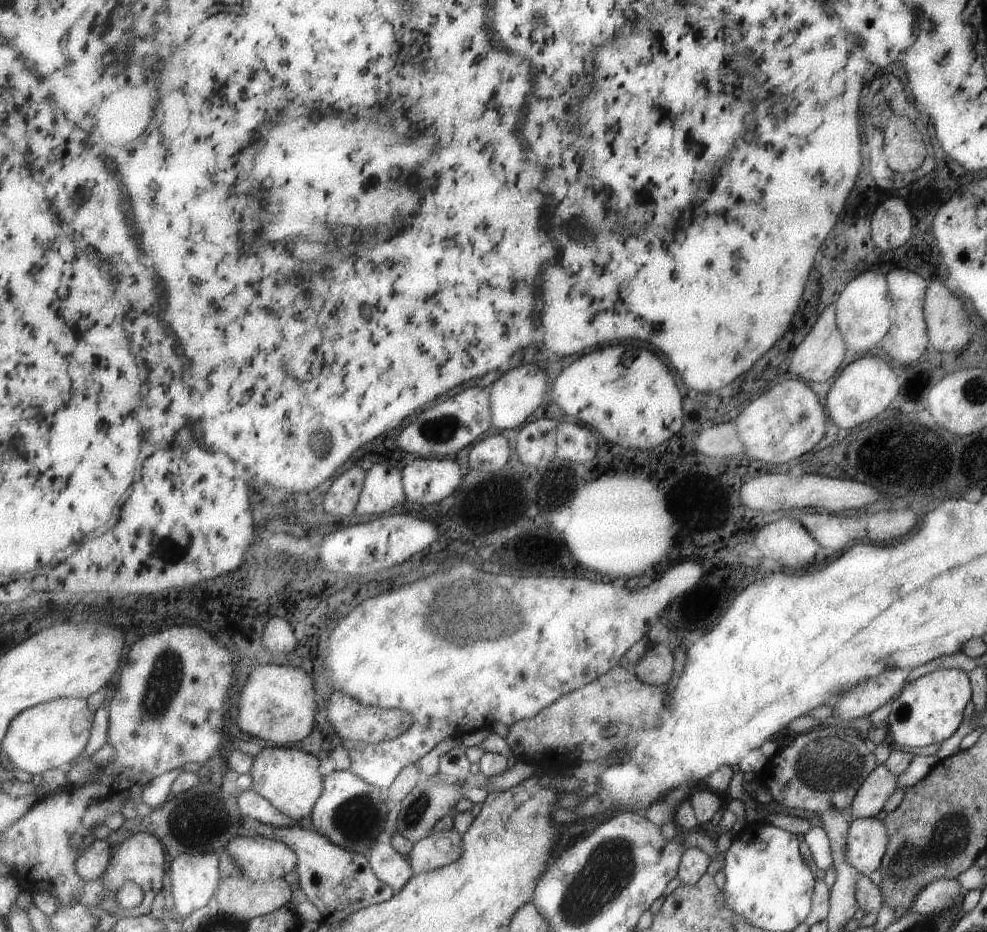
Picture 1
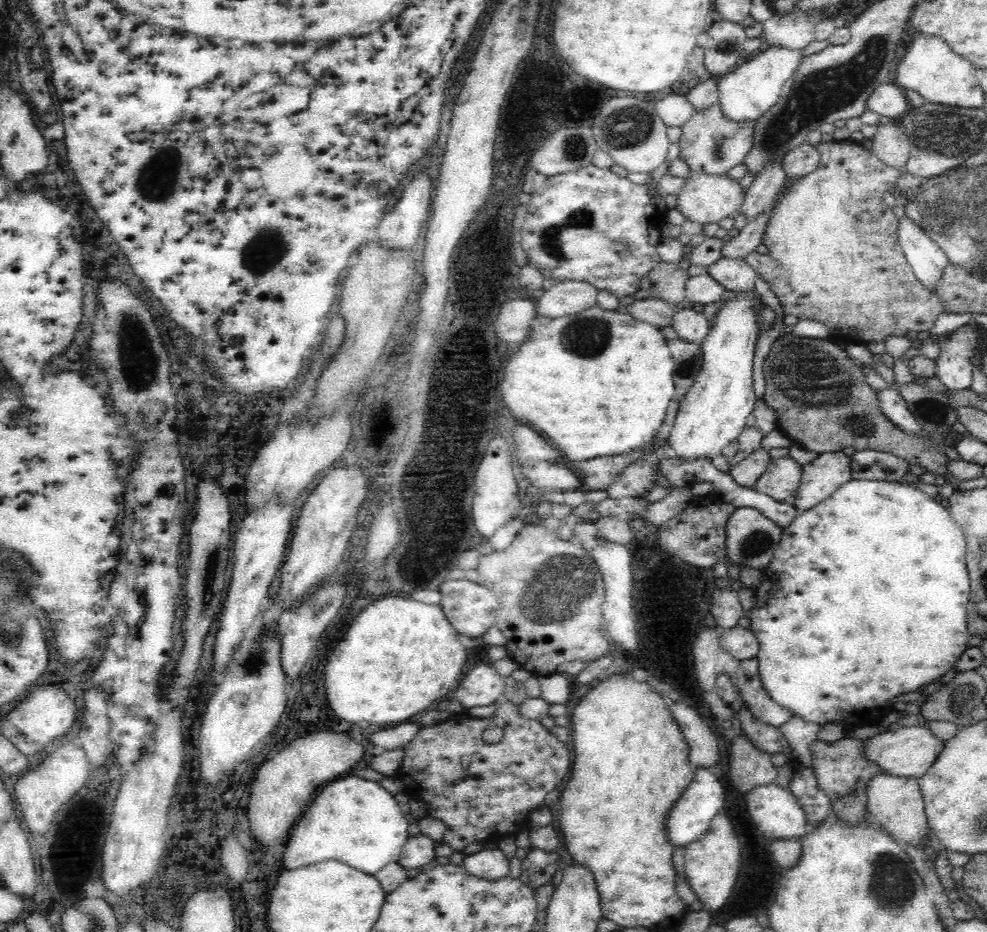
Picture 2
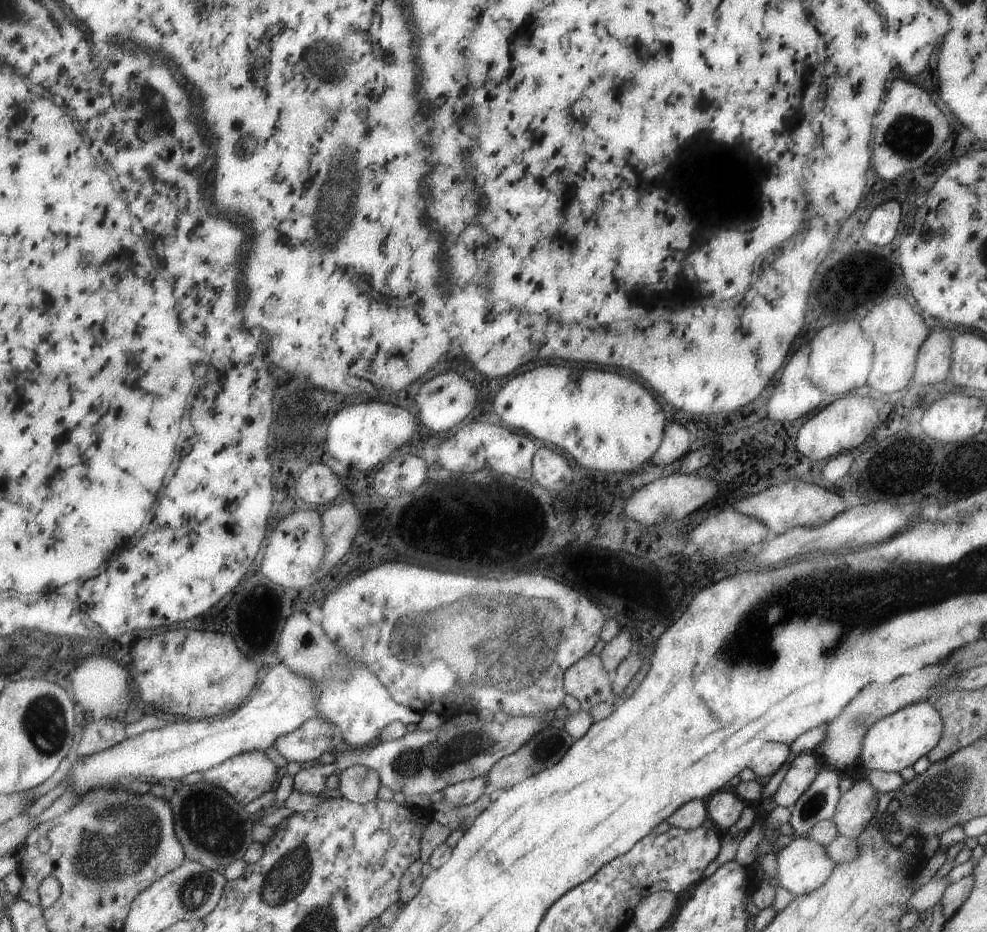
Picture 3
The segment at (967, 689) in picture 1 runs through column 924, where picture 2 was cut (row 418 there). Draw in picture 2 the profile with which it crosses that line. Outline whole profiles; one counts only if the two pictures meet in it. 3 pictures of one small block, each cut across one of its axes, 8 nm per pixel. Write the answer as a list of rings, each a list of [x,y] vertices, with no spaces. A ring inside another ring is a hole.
[[[738,293],[731,301],[725,302],[716,313],[715,321],[704,337],[701,344],[703,364],[697,380],[688,390],[682,400],[668,434],[666,444],[674,450],[676,459],[695,461],[696,459],[710,459],[711,456],[721,454],[722,449],[730,442],[738,439],[745,430],[746,418],[755,408],[757,398],[753,390],[752,365],[754,348],[758,339],[758,314],[760,314],[760,296],[752,293]]]

